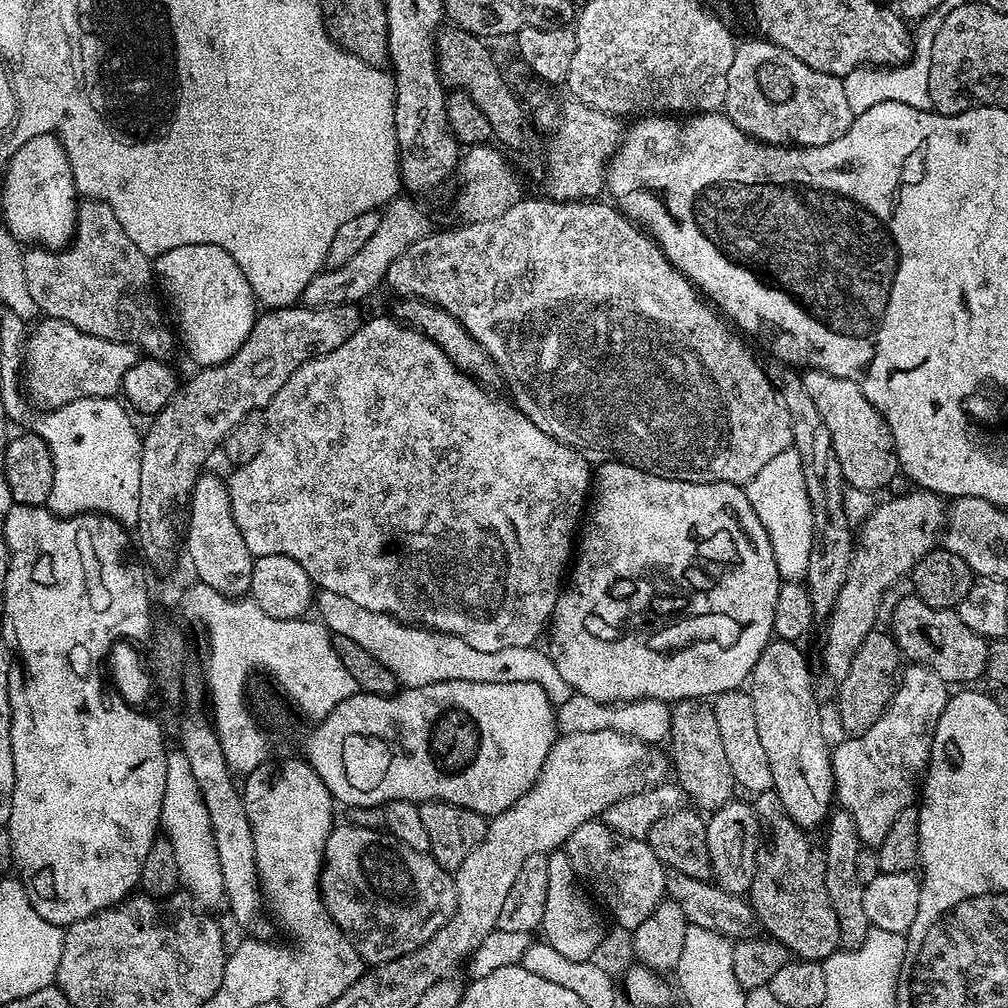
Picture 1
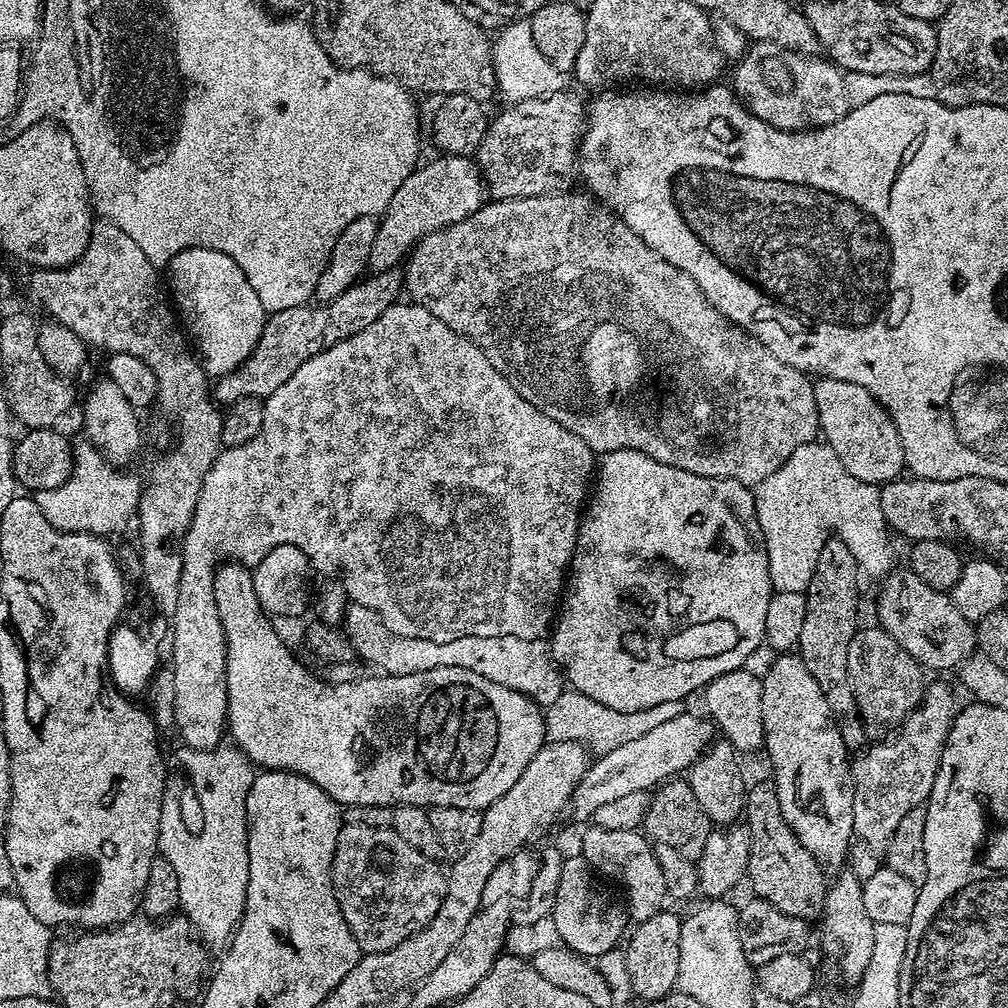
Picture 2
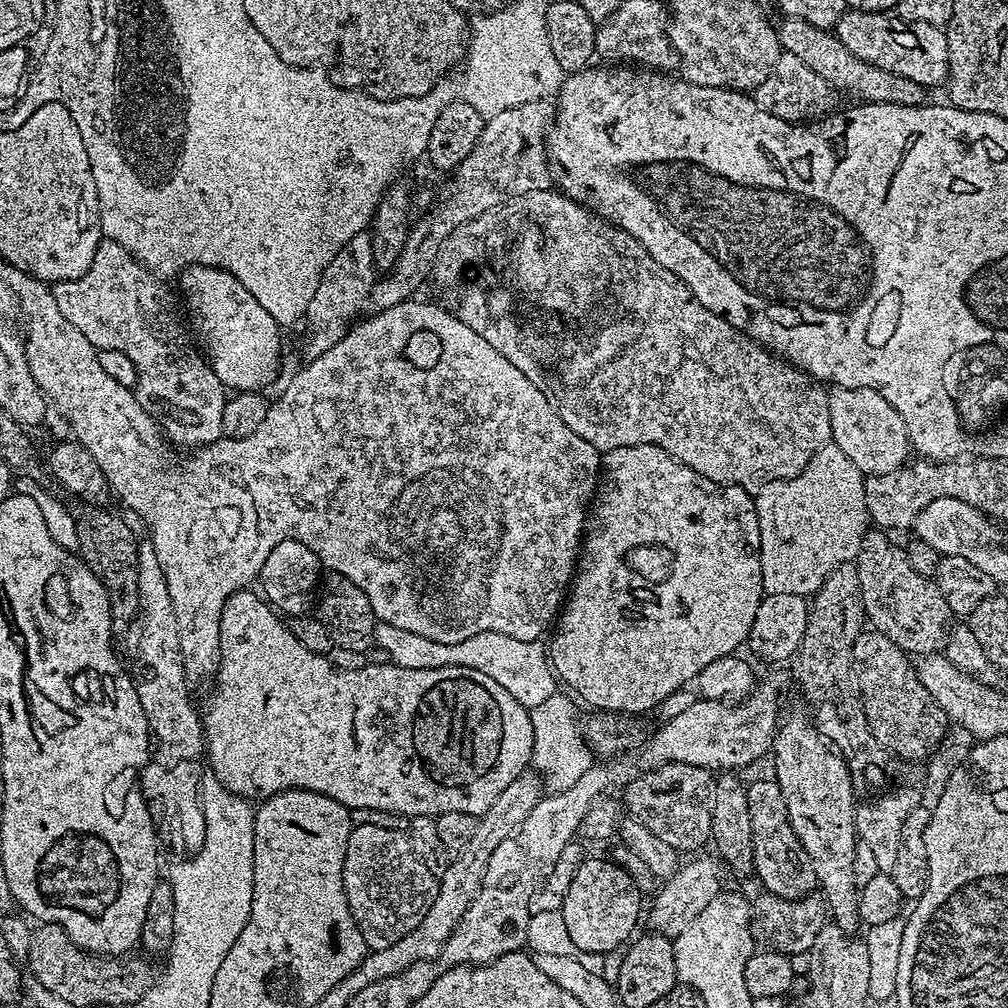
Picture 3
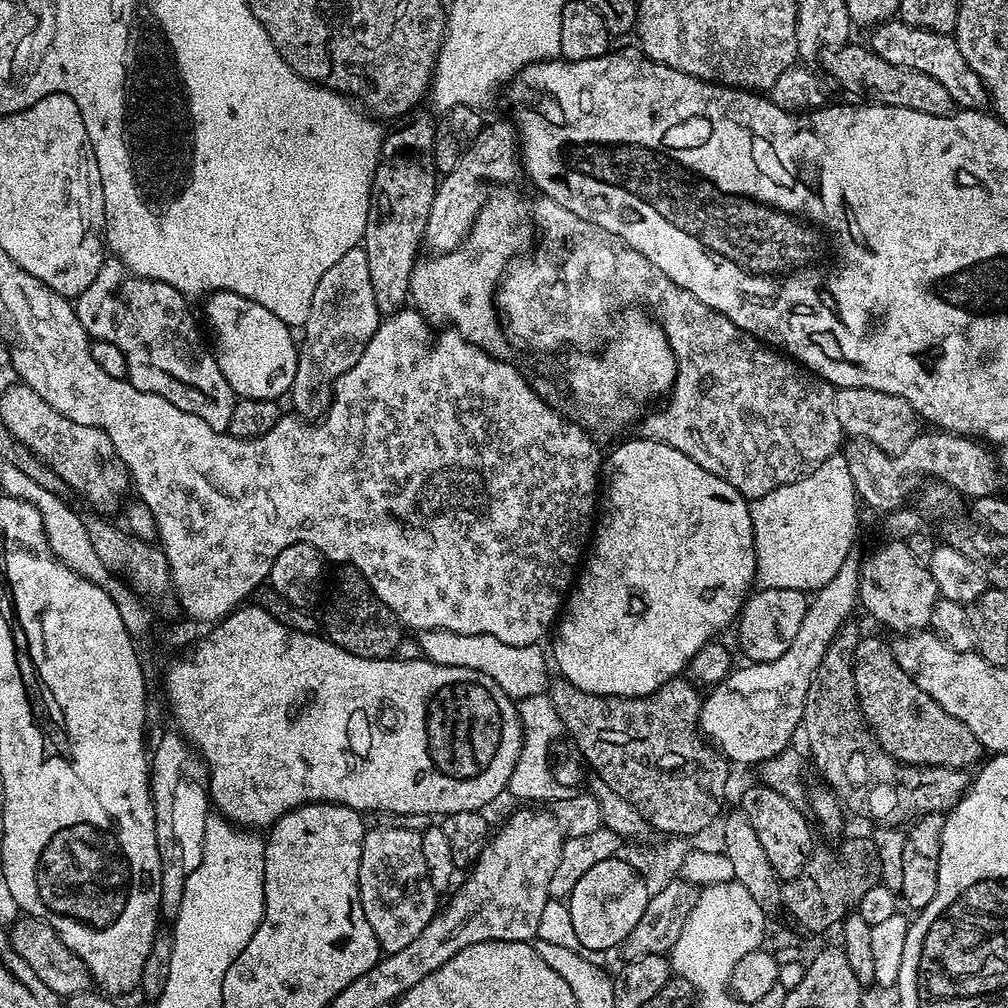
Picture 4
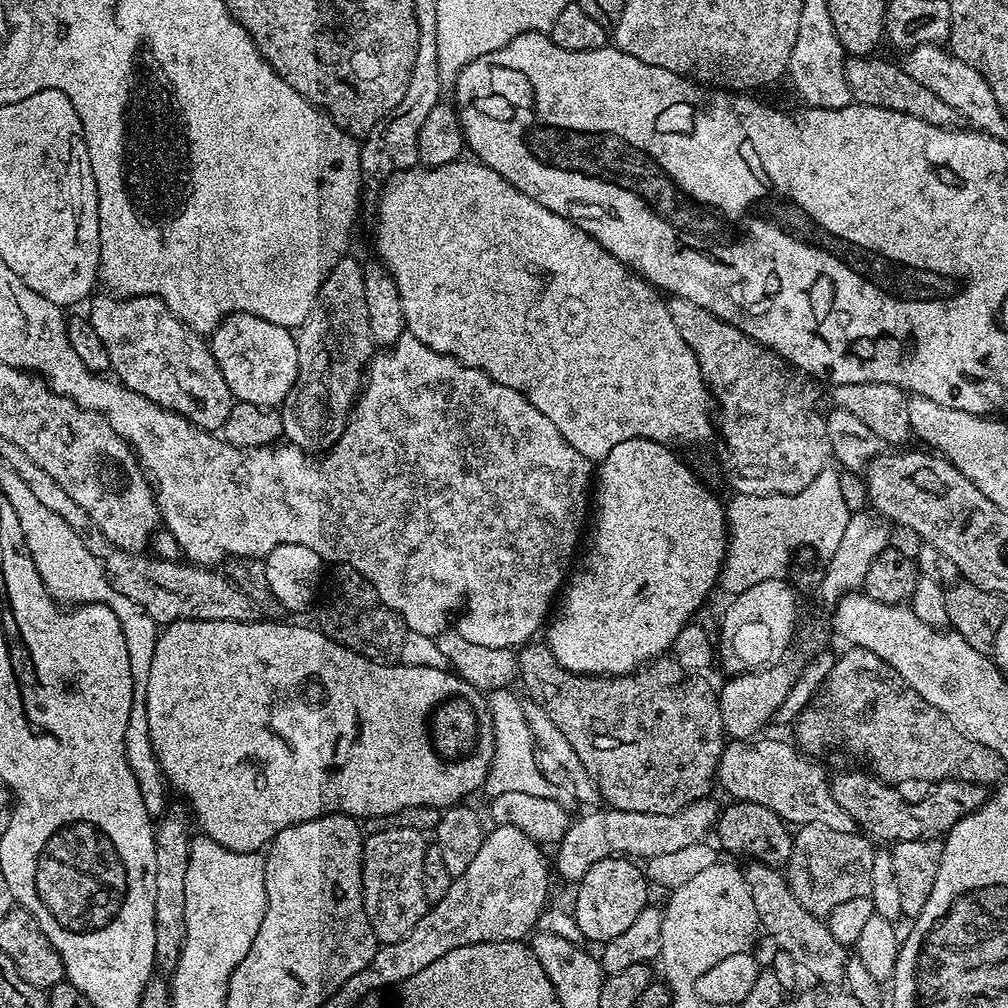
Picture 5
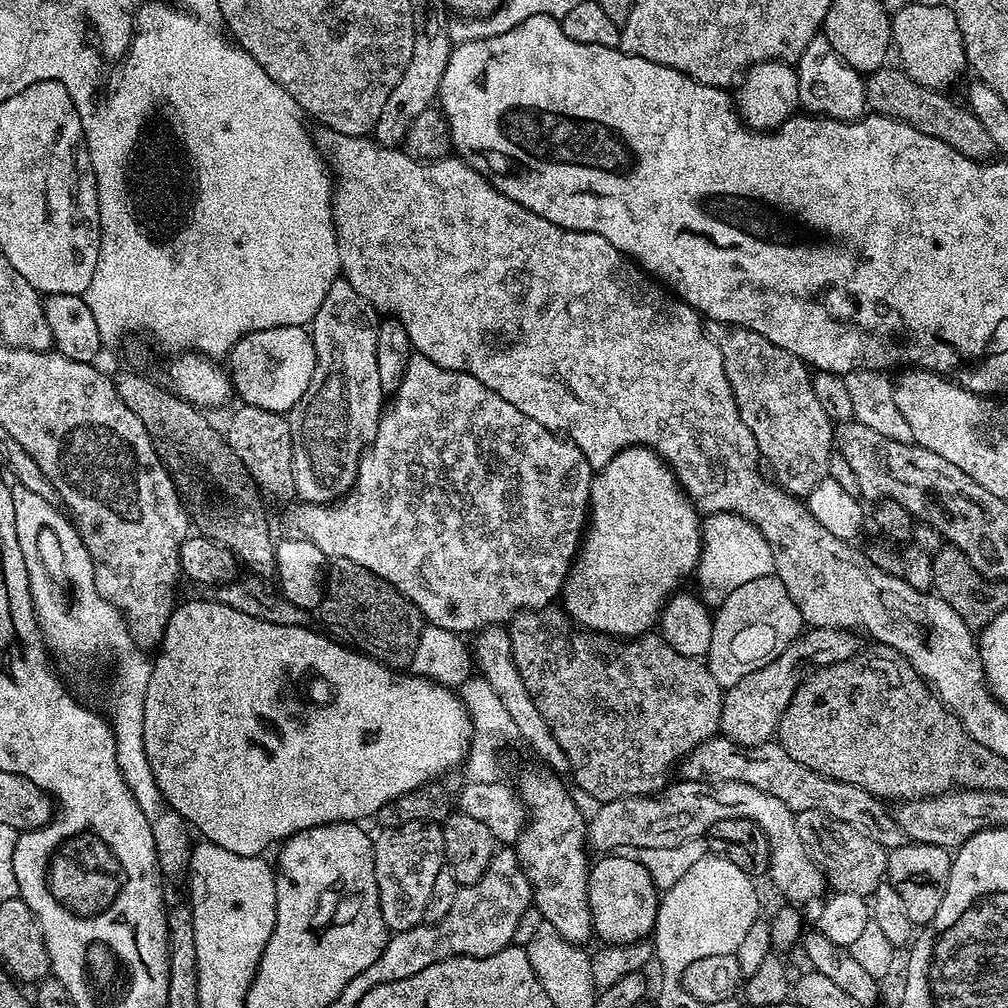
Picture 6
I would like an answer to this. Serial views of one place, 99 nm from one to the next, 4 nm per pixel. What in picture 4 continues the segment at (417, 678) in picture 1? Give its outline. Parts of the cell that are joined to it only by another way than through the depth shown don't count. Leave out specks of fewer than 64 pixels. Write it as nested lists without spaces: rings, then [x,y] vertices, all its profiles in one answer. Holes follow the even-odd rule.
[[[424,631],[417,635],[420,651],[425,659],[438,665],[472,669],[490,677],[497,689],[509,699],[541,695],[548,682],[546,664],[539,647],[512,647],[489,635],[464,635],[456,631]]]

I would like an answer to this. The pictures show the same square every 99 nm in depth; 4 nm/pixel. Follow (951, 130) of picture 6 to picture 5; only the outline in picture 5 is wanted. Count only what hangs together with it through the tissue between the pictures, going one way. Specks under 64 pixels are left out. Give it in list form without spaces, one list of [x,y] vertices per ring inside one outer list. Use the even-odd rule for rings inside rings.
[[[853,56],[844,61],[846,82],[850,86],[855,103],[910,114],[922,122],[930,122],[930,126],[949,130],[957,127],[958,117],[954,106],[946,106],[946,102],[942,102],[938,94],[914,82],[914,78],[910,78],[910,74],[906,74],[899,63],[891,64],[888,60],[876,59],[872,56]]]

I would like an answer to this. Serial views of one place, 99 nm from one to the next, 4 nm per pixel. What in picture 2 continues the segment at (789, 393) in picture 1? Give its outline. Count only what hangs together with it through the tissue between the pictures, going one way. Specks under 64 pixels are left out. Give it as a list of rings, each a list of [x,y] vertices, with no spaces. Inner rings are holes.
[[[829,538],[822,546],[822,554],[818,554],[818,562],[814,566],[814,578],[810,578],[810,586],[806,593],[806,619],[802,625],[802,638],[798,645],[800,661],[804,663],[806,670],[810,670],[810,674],[814,674],[818,686],[822,686],[822,694],[826,694],[826,702],[830,706],[833,717],[838,721],[842,742],[852,750],[863,749],[866,744],[864,723],[861,722],[856,710],[856,695],[852,693],[852,684],[848,681],[848,667],[846,666],[848,647],[853,634],[858,631],[856,572],[858,573],[858,565],[852,551],[841,540]]]

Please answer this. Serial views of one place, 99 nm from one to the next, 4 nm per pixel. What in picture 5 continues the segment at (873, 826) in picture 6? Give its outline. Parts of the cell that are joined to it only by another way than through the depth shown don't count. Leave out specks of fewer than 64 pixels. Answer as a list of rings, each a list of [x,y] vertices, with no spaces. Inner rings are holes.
[[[764,739],[732,740],[725,743],[722,758],[718,762],[716,779],[719,787],[724,787],[732,795],[729,797],[733,801],[745,800],[746,802],[754,802],[758,806],[766,806],[770,810],[774,810],[774,814],[778,814],[781,820],[789,826],[817,824],[818,826],[830,826],[830,830],[857,831],[856,820],[838,804],[838,798],[834,798],[829,773],[824,773],[812,761],[815,759],[809,758],[805,753],[793,747],[791,743],[788,745],[784,740]]]

